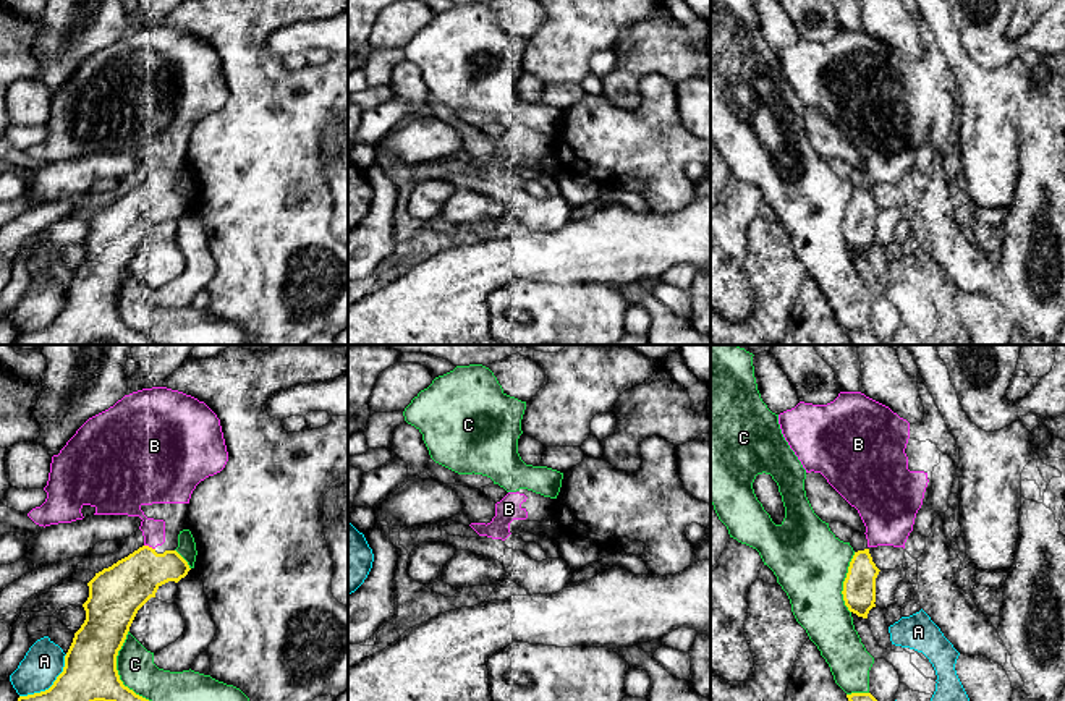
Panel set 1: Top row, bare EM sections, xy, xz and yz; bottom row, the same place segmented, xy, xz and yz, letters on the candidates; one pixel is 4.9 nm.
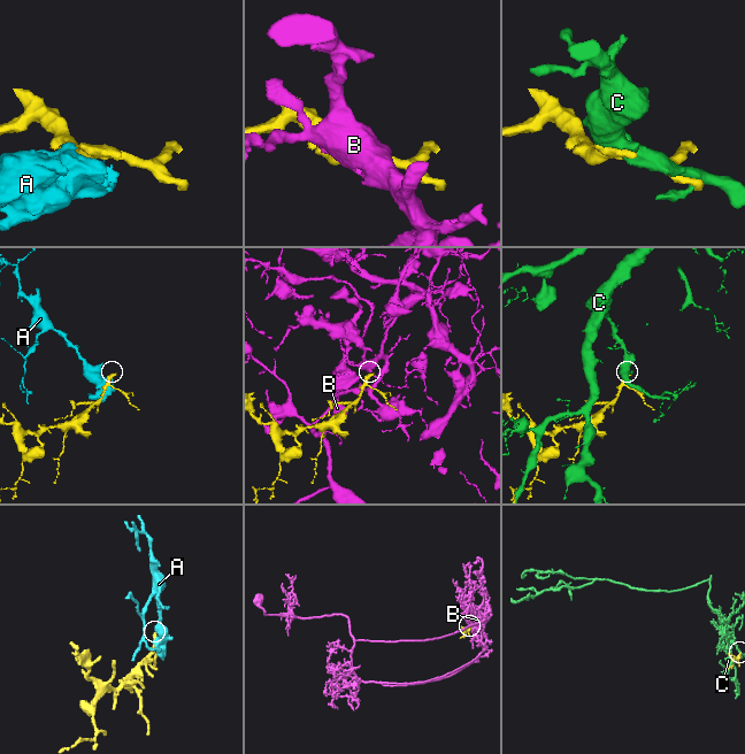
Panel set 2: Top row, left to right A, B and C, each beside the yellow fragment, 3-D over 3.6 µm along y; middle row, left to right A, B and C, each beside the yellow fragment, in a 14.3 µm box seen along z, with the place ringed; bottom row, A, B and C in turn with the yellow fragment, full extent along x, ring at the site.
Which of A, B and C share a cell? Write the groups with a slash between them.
A / B / C

